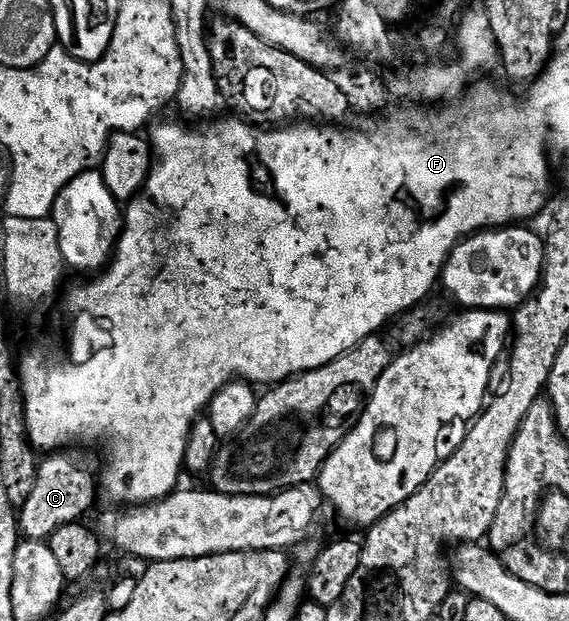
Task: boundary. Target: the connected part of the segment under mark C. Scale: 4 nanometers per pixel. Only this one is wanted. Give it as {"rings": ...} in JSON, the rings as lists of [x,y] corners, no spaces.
{"rings":[[[51,452],[39,463],[37,480],[29,500],[18,507],[19,532],[24,539],[41,542],[53,536],[57,528],[86,519],[97,494],[97,474],[91,471],[91,462],[83,454]]]}

